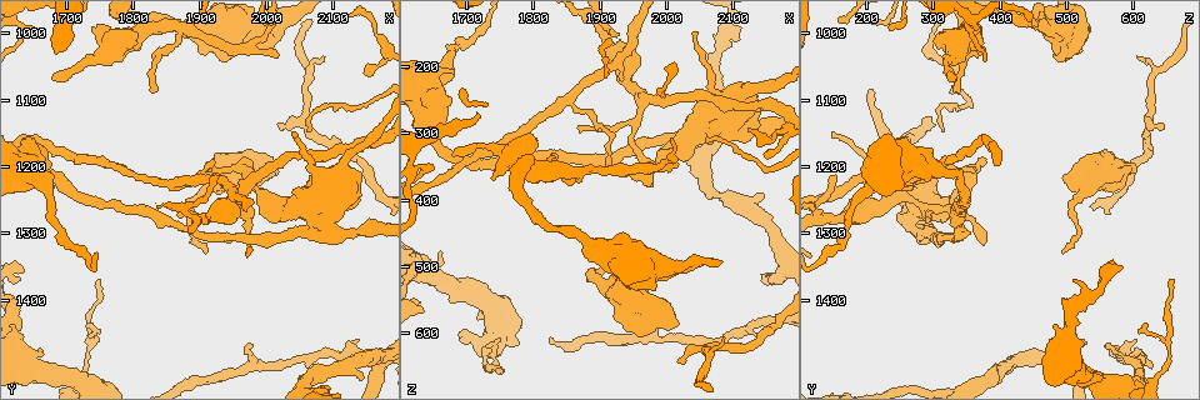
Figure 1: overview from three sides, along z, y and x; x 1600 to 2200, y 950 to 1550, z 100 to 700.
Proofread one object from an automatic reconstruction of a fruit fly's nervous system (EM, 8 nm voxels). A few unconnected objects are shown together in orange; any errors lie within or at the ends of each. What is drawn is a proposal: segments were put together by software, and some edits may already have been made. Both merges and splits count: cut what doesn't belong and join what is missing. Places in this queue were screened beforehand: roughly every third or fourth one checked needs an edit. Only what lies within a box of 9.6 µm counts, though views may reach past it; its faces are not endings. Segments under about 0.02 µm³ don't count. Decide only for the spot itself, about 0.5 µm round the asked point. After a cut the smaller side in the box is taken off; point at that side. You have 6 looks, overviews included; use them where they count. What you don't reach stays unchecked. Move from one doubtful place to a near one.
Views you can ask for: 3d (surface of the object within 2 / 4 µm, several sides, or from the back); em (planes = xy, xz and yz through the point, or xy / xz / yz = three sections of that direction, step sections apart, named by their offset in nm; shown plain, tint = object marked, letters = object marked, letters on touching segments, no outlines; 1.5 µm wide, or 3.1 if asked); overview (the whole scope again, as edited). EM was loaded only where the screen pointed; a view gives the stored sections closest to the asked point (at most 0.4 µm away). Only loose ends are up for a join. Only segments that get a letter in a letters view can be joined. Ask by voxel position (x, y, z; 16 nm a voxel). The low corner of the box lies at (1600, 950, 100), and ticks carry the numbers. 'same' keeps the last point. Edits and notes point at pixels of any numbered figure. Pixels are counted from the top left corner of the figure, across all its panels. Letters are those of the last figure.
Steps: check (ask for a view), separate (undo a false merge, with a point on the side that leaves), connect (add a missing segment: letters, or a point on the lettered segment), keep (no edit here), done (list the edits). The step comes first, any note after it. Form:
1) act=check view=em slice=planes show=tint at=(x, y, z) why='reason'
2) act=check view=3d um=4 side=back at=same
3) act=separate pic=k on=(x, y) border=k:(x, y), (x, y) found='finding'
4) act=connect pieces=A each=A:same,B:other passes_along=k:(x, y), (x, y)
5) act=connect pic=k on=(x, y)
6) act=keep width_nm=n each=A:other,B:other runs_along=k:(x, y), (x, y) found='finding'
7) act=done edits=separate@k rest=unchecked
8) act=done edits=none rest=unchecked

act=check view=3d um=4 at=(1680, 1070, 335)

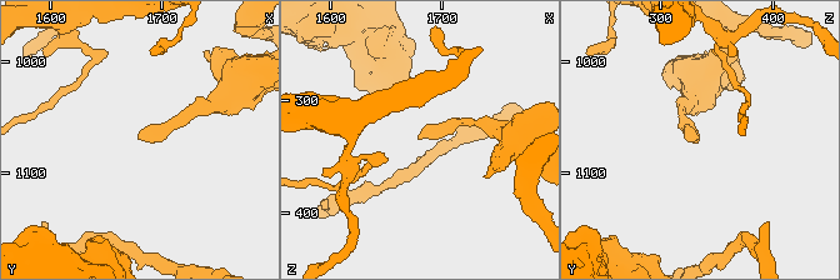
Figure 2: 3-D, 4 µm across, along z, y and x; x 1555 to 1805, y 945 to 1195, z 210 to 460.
act=check view=em slice=xz step=4 show=letters at=(1680, 1068, 334) why='need the tissue'

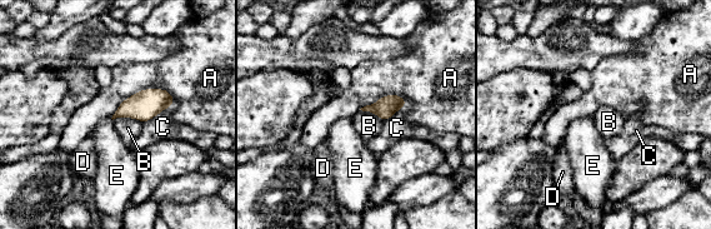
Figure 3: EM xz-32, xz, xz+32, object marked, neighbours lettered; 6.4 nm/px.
act=check view=em slice=planes show=letters at=same

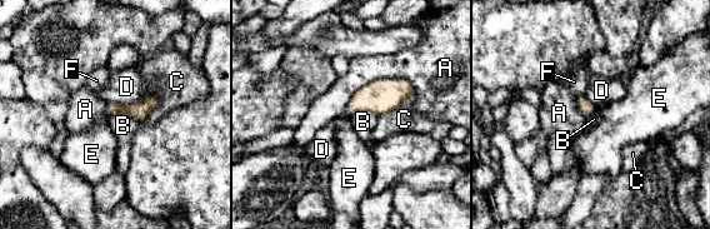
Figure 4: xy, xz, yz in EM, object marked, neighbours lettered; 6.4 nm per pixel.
act=keep each=A:other,B:other,C:other,D:other,E:other,F:other found='none of them fits'

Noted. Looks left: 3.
act=check view=em slice=planes show=tint at=(2015, 1205, 585) why='thick end'

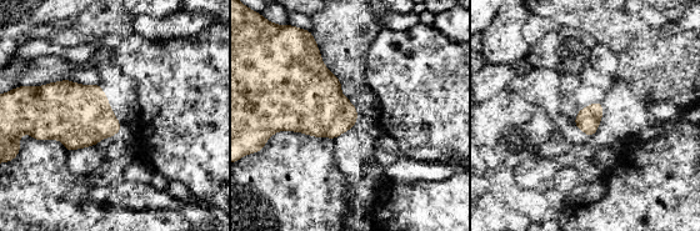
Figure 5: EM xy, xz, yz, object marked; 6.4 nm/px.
act=check view=em slice=planes show=letters at=same why='what lies round it'

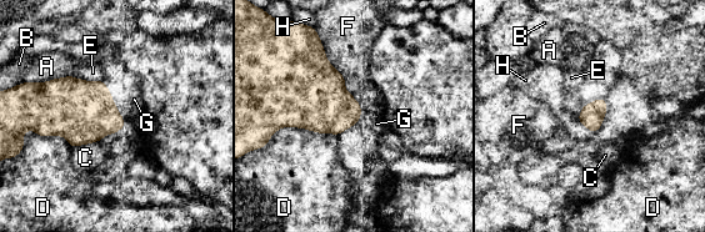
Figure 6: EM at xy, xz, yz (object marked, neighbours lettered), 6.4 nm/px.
act=connect pieces=G each=A:other,B:other,C:other,D:other,E:other,F:other,G:same,H:other found='it goes on there'

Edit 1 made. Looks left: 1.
act=check view=em slice=xz step=8 show=letters at=(2085, 1040, 600) why='tapers out'

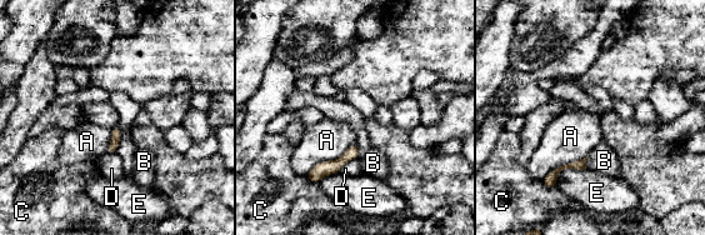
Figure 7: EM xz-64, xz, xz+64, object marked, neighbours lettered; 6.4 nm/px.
act=keep each=A:other,B:other,C:other,D:other,E:other runs_along=7:(354, 148), (336, 165), (311, 175) found='none of them fits'

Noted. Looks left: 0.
act=done edits=connect@6 rest=unchecked

